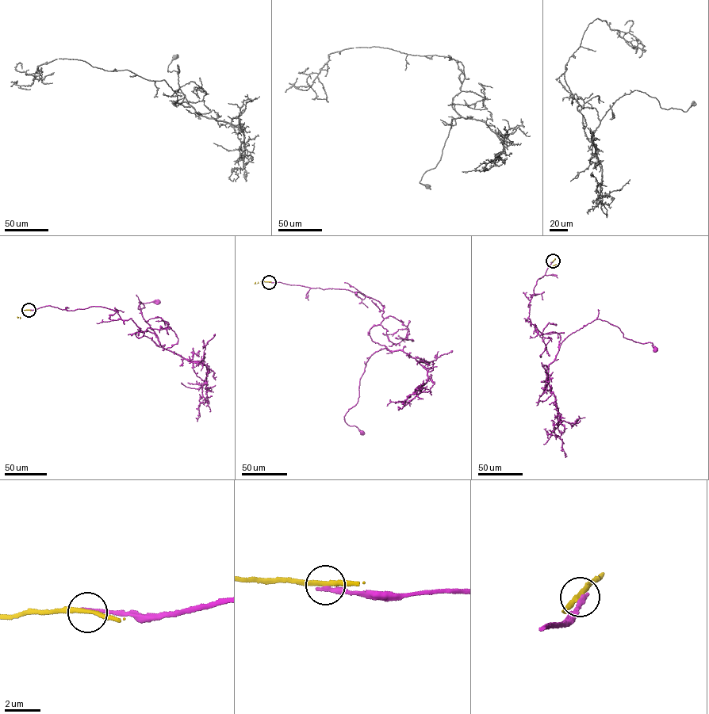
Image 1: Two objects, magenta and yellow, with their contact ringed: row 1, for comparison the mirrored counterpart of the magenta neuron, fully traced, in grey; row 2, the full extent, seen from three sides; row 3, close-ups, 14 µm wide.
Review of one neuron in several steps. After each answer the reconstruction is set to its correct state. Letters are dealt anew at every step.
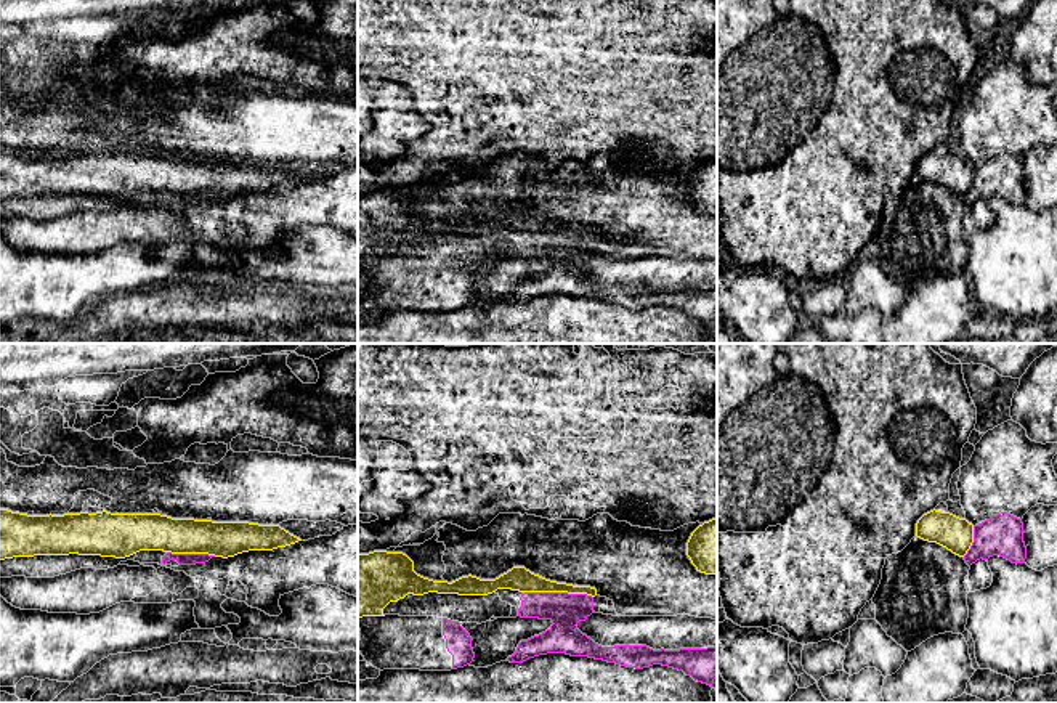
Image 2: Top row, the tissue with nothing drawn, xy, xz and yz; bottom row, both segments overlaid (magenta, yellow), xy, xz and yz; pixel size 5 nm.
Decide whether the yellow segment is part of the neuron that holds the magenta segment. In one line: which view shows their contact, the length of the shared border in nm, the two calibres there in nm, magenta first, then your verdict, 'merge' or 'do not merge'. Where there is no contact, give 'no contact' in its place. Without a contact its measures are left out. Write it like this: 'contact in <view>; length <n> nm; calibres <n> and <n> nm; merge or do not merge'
contact in xz; length 340 nm; calibres 170 and 120 nm; do not merge

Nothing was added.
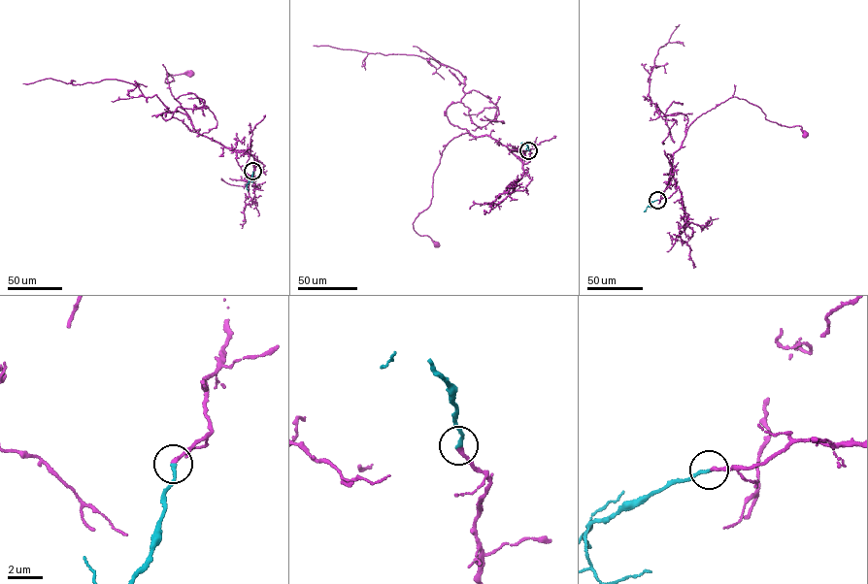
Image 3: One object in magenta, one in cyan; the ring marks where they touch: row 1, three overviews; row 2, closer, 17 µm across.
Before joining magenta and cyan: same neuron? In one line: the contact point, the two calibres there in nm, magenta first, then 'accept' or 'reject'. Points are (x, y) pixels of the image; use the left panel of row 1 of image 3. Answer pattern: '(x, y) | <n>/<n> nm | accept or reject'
(252, 171) | 200/190 nm | accept

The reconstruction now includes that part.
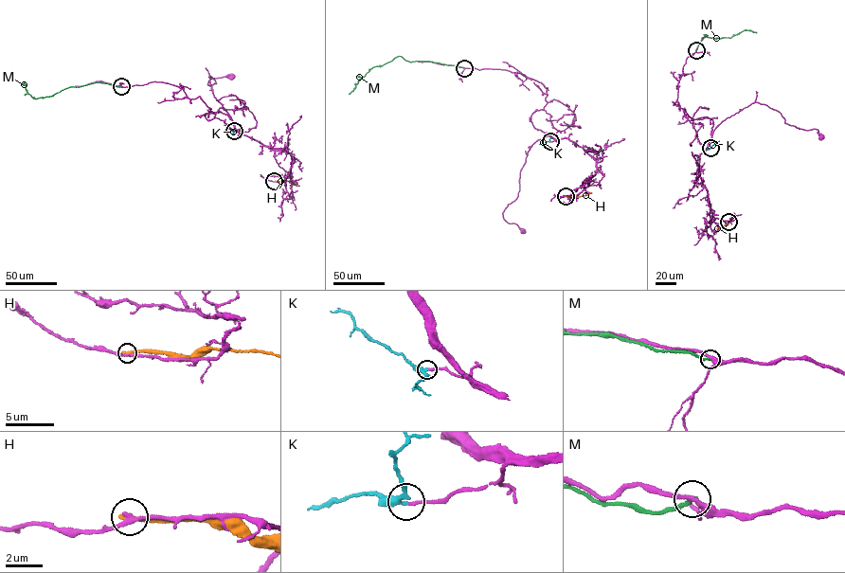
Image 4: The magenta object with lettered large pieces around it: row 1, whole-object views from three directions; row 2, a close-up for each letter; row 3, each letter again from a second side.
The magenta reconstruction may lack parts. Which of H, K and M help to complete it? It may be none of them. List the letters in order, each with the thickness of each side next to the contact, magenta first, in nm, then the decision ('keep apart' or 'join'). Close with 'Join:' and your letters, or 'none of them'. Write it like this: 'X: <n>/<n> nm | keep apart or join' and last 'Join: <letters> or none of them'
H: 240/280 nm | keep apart
K: 170/280 nm | join
M: 280/240 nm | keep apart
Join: K

